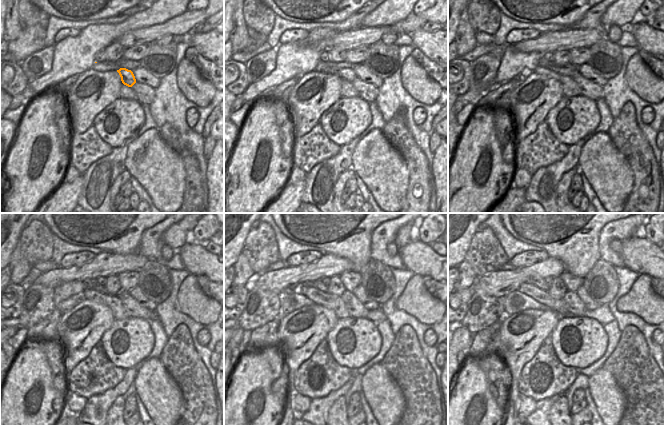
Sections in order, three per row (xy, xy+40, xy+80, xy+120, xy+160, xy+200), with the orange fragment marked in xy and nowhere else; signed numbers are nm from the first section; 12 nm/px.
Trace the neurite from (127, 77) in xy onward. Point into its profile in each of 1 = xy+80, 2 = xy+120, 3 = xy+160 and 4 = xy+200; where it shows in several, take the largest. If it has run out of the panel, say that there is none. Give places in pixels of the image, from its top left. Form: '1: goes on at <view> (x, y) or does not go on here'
1: goes on at xy+80 (570, 70)
2: goes on at xy+120 (92, 284)
3: goes on at xy+160 (317, 284)
4: goes on at xy+200 (540, 283)

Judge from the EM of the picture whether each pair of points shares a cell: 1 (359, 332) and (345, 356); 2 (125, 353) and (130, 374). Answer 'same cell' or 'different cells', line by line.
1: same cell
2: different cells

